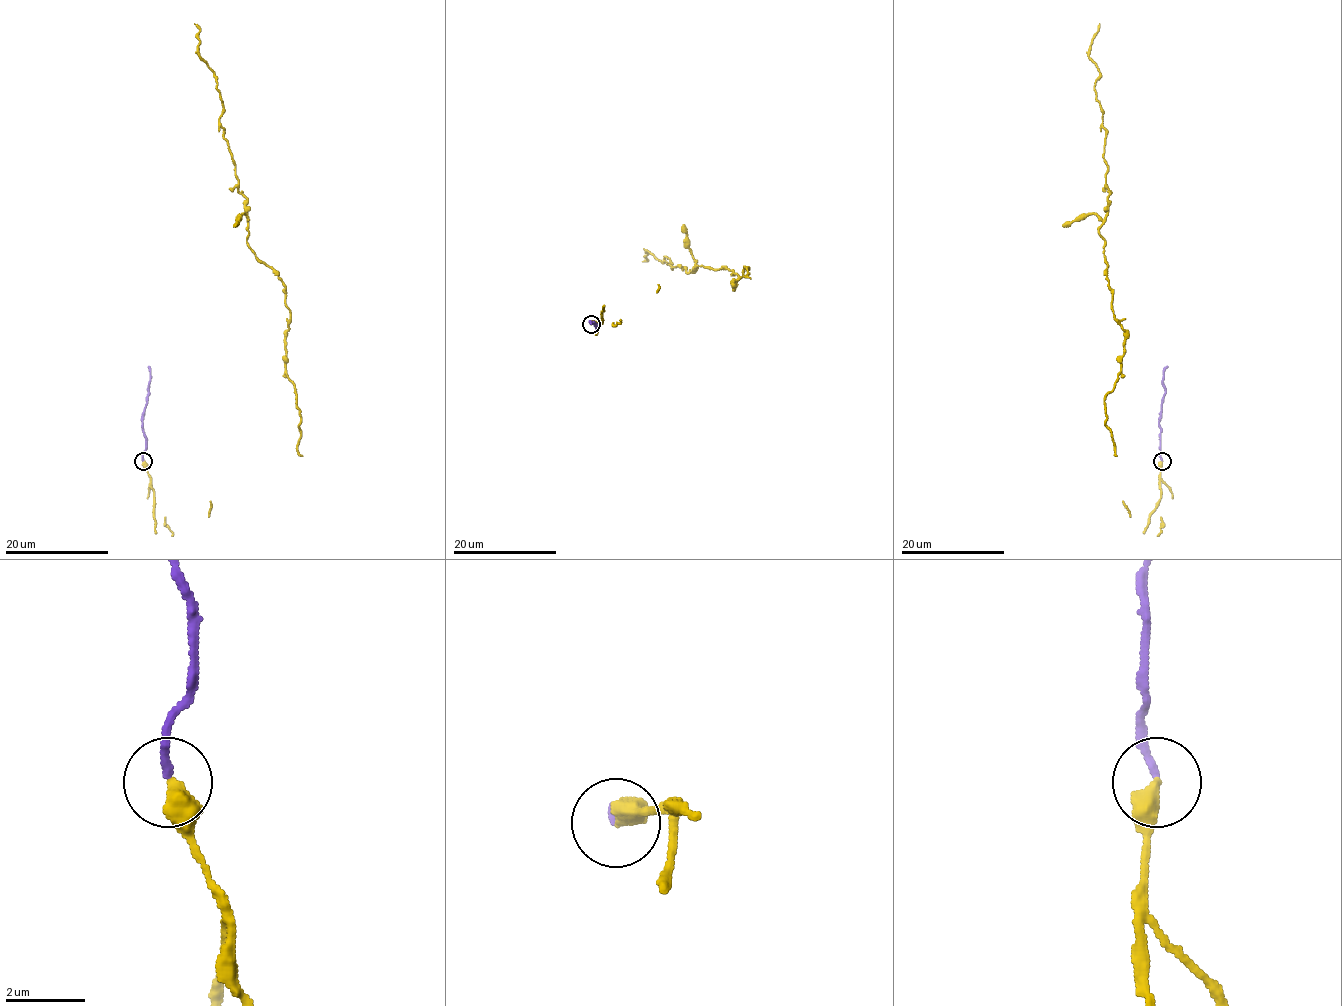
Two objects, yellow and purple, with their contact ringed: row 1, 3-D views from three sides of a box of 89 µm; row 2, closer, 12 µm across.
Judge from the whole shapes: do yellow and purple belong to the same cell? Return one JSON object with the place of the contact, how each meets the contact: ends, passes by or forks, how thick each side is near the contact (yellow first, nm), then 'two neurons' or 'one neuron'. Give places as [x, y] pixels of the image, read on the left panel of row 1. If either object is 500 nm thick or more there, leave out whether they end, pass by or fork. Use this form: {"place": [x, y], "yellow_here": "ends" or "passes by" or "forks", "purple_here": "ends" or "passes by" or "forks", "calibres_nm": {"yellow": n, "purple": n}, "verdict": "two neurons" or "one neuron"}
{"place": [143, 461], "yellow_here": "ends", "purple_here": "ends", "calibres_nm": {"yellow": 480, "purple": 190}, "verdict": "two neurons"}

